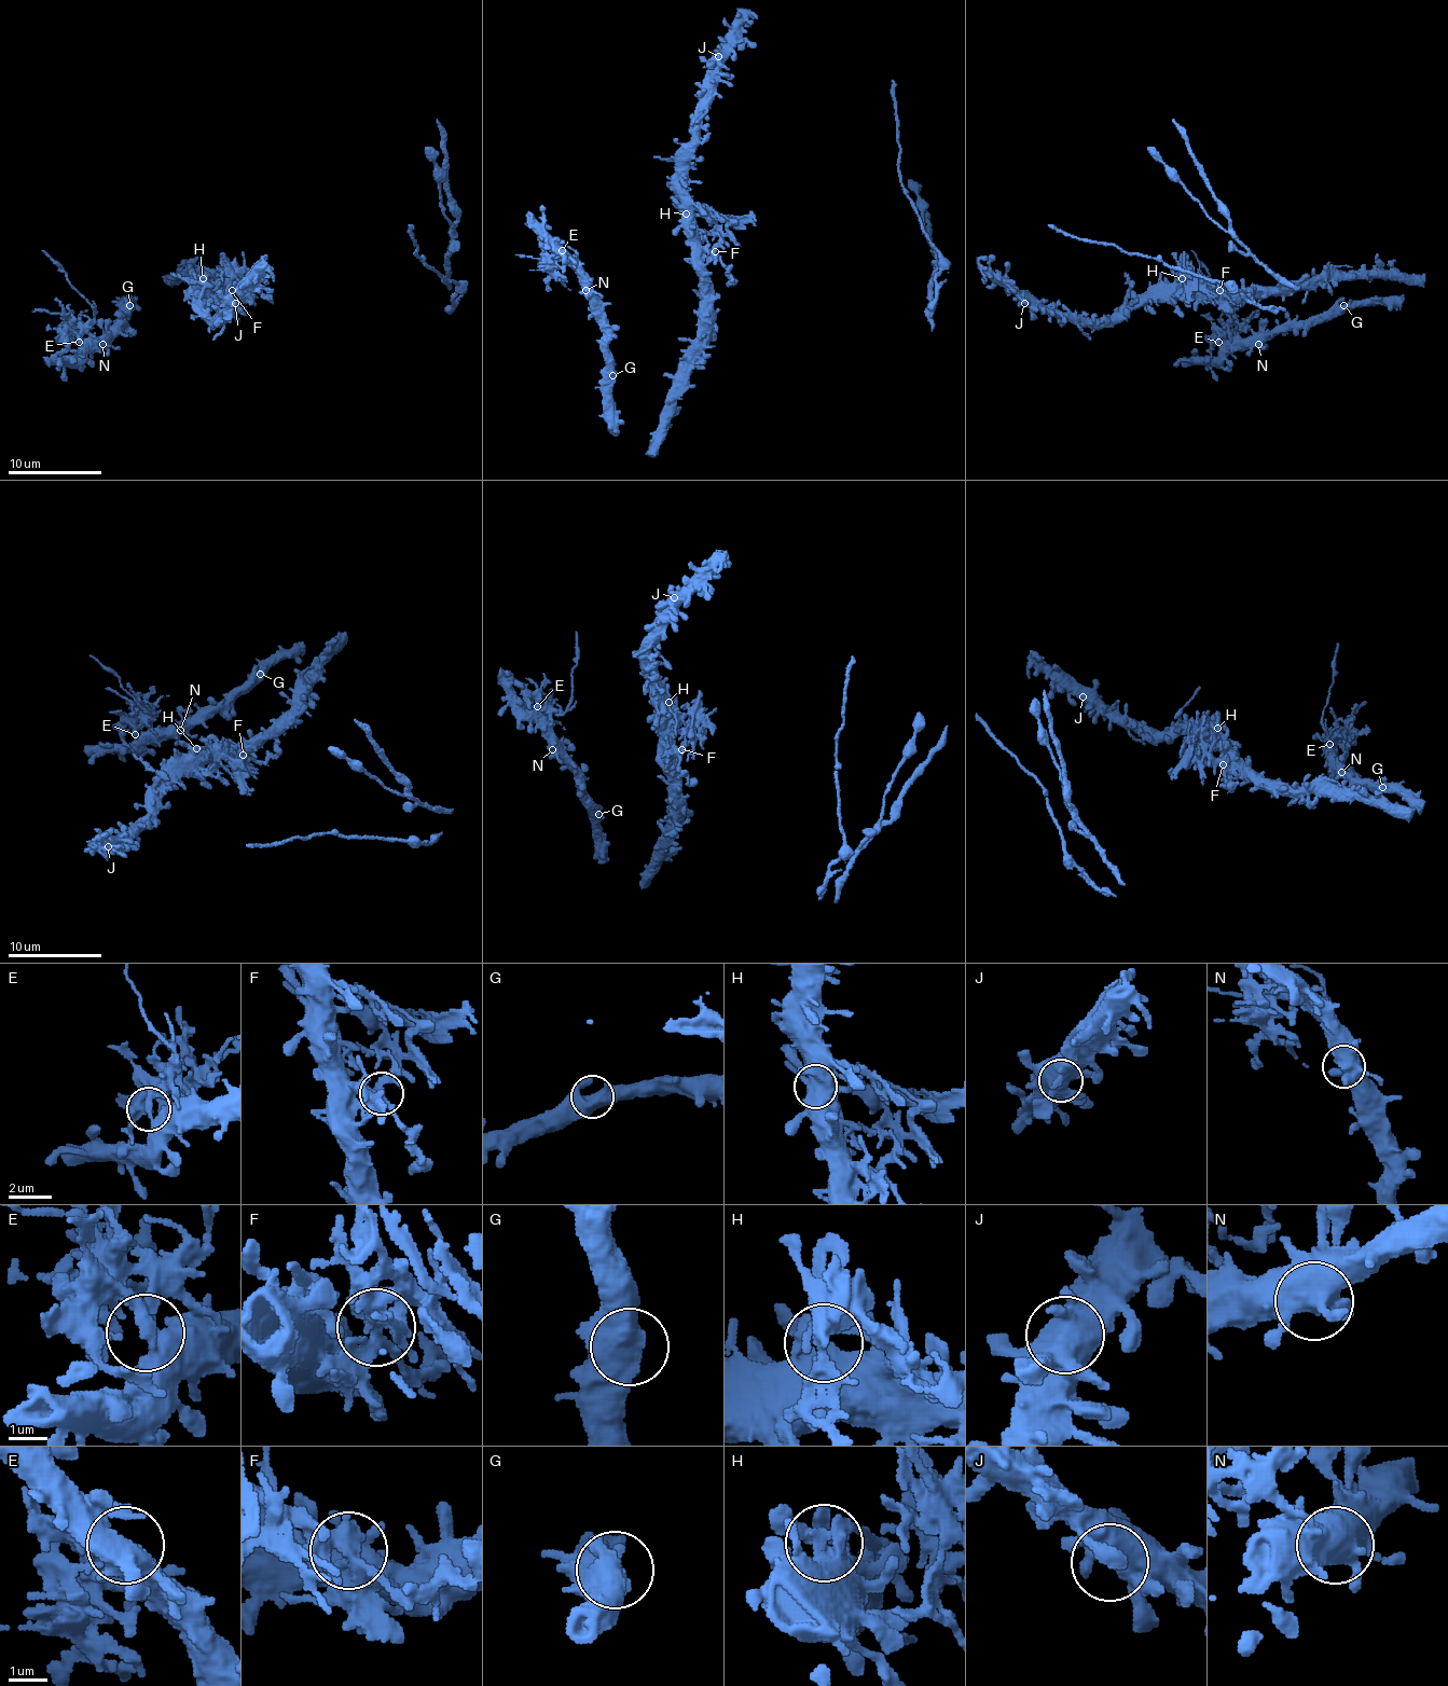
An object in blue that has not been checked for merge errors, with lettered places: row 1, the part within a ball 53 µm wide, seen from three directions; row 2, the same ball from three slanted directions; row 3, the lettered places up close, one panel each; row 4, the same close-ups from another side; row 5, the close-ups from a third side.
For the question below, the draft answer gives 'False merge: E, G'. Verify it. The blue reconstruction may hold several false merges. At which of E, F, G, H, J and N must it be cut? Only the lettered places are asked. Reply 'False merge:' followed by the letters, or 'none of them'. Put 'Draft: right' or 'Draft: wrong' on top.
Draft: wrong
False merge: E, F

